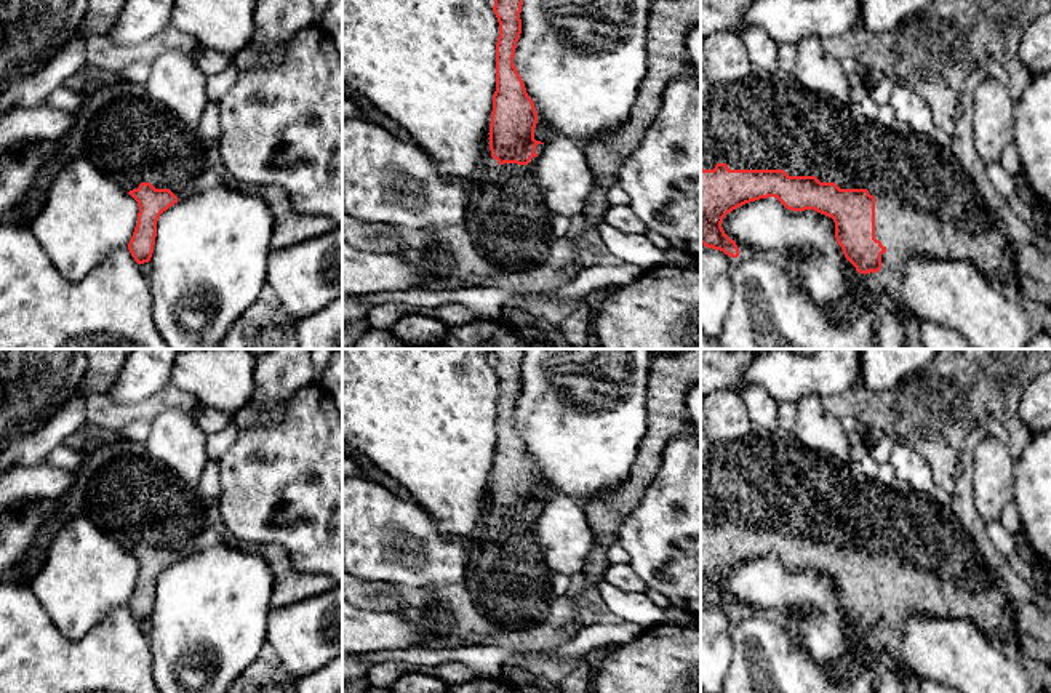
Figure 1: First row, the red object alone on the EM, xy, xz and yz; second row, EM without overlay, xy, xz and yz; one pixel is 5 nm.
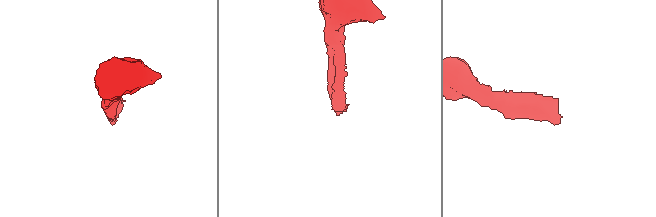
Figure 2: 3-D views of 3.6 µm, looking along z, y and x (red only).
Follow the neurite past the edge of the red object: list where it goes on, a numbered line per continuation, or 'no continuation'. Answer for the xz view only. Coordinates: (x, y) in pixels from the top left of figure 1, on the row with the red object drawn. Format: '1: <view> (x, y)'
1: xz (507, 221)

